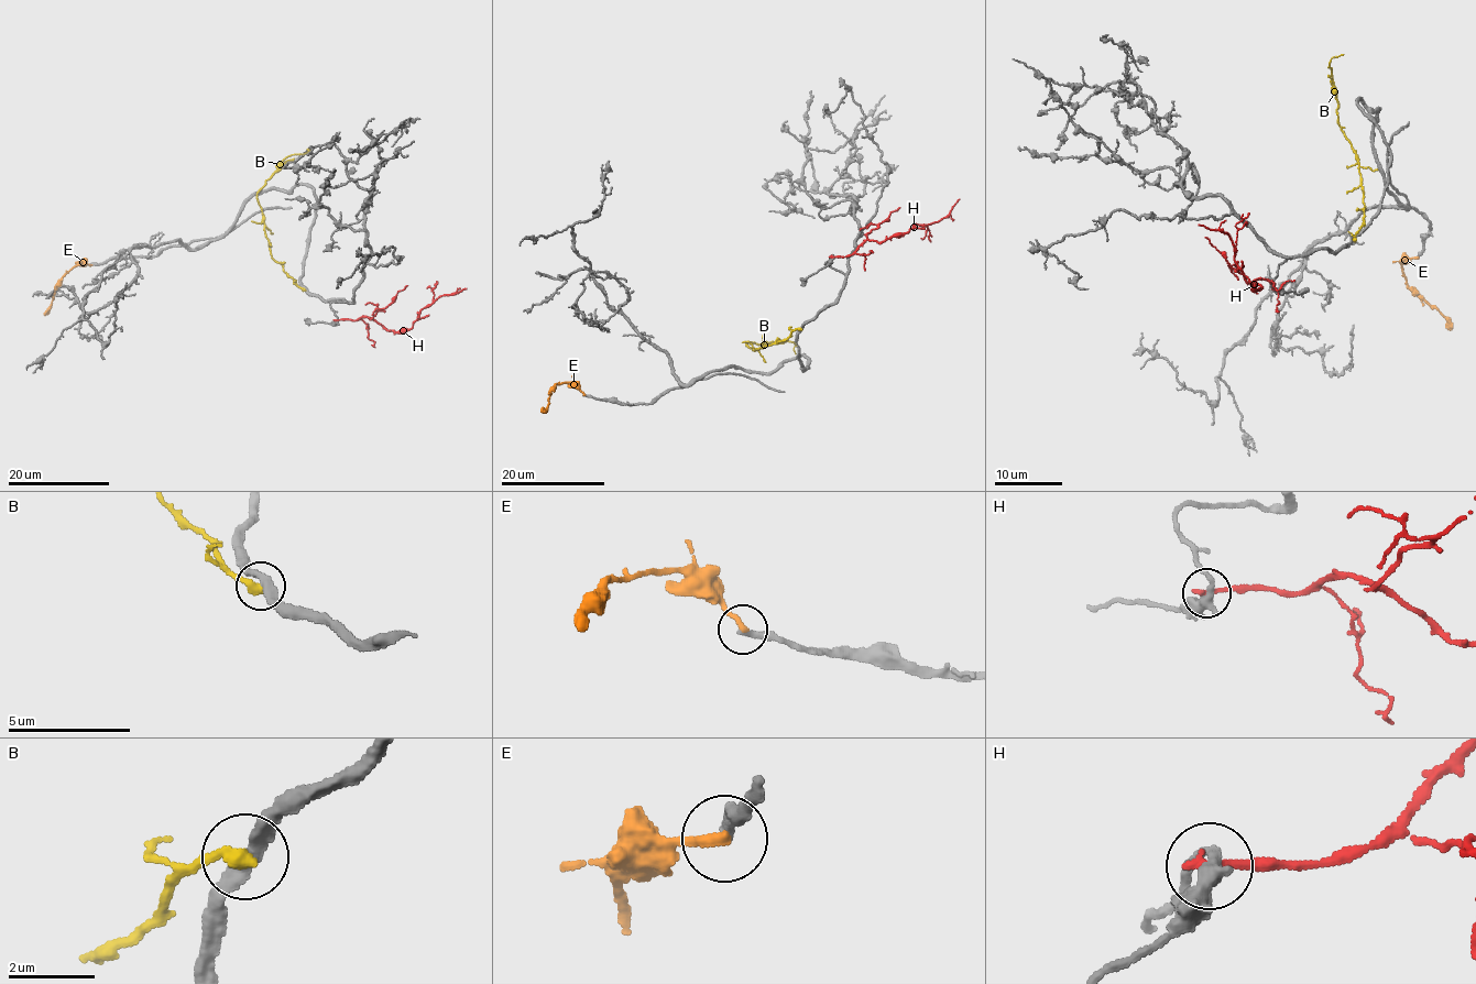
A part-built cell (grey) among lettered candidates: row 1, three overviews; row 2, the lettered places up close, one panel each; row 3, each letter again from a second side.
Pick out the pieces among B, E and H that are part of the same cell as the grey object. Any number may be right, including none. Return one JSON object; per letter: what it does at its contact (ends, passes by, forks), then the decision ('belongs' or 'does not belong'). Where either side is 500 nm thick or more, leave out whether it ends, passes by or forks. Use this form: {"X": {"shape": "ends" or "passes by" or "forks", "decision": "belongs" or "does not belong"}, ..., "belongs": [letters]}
{"B": {"shape": "ends", "decision": "does not belong"}, "E": {"shape": "ends", "decision": "does not belong"}, "H": {"shape": "ends", "decision": "does not belong"}, "belongs": []}

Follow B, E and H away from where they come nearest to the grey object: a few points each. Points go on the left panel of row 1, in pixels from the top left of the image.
B: (305, 290), (271, 255), (257, 194), (286, 156), (308, 149)
E: (90, 265), (75, 265), (63, 276), (45, 316)
H: (336, 320), (368, 316), (385, 328), (405, 331), (421, 310), (441, 296), (467, 288)

